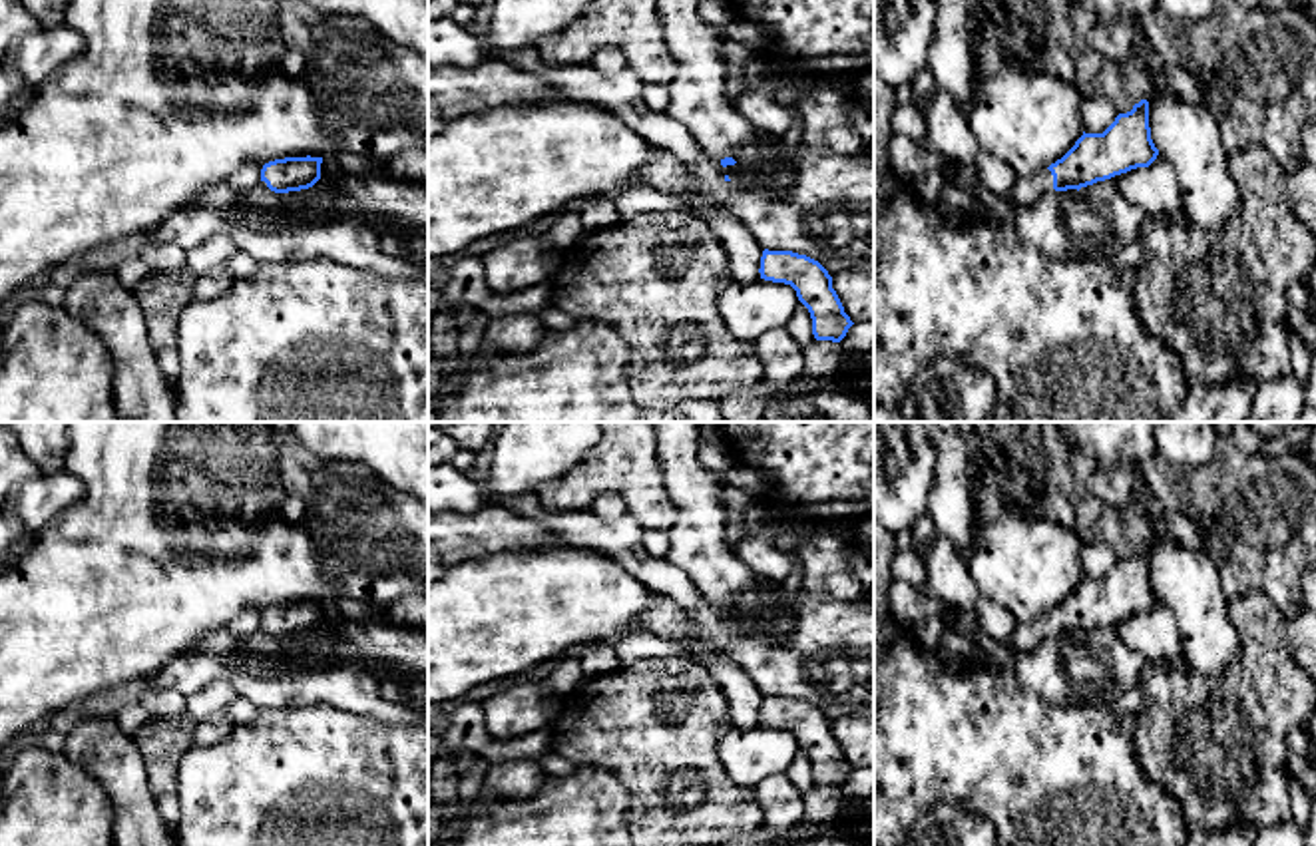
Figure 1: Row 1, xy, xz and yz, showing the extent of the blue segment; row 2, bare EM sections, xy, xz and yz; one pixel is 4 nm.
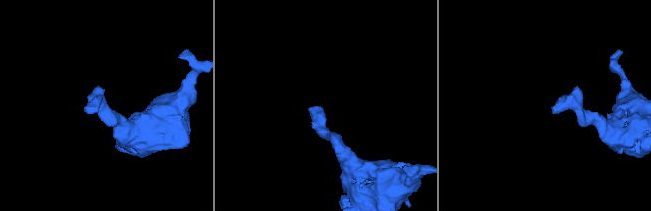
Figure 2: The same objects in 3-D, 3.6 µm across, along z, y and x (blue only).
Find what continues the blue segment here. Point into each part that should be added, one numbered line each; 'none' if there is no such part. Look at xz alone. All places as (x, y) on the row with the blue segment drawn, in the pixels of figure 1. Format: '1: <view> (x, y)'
1: xz (697, 100)

